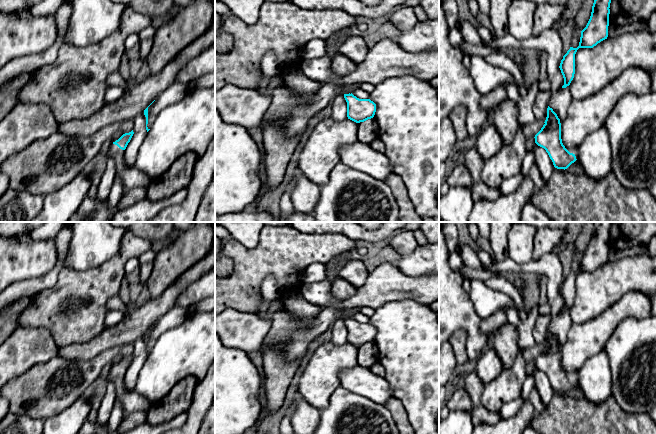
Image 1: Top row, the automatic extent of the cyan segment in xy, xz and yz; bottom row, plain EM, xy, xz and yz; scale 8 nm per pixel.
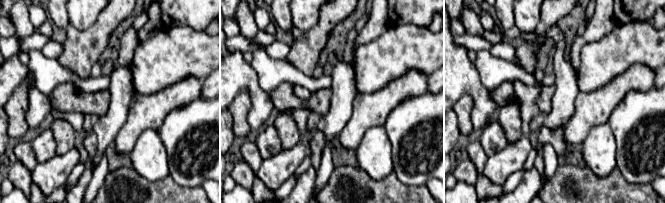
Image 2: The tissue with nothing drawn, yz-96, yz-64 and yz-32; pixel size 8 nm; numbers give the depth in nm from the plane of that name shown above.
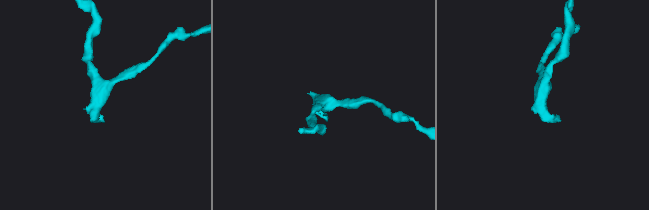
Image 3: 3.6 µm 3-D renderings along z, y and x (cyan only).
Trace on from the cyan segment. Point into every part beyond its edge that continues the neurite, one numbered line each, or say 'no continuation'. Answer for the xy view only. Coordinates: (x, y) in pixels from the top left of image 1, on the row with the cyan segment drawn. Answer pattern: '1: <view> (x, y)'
1: xy (132, 177)

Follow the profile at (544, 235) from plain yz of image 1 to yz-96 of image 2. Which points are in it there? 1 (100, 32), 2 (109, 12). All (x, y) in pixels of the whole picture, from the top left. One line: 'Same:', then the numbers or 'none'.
Same: 1, 2

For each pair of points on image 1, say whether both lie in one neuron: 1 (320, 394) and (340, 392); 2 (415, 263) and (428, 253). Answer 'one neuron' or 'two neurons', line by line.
1: two neurons
2: one neuron

